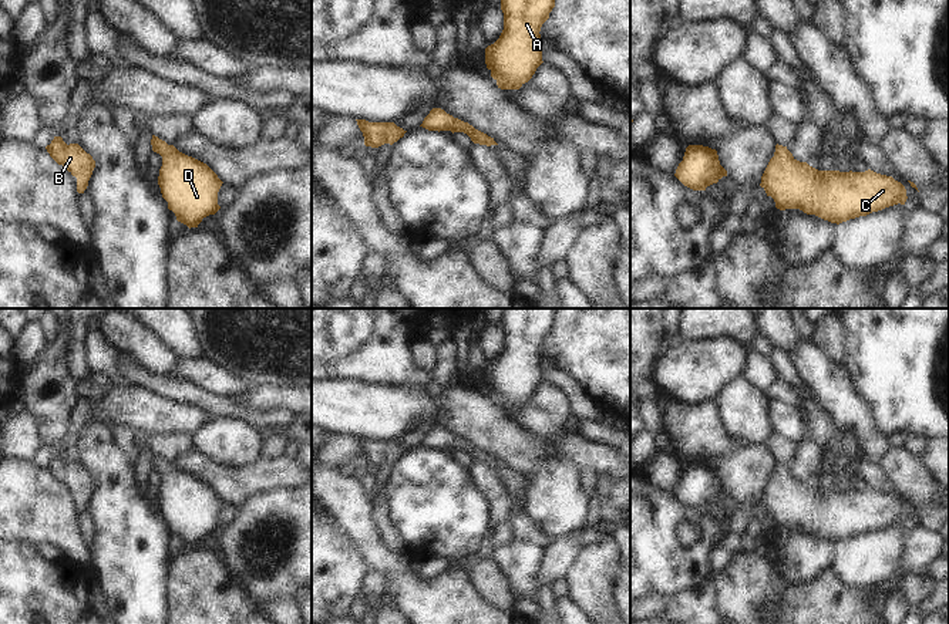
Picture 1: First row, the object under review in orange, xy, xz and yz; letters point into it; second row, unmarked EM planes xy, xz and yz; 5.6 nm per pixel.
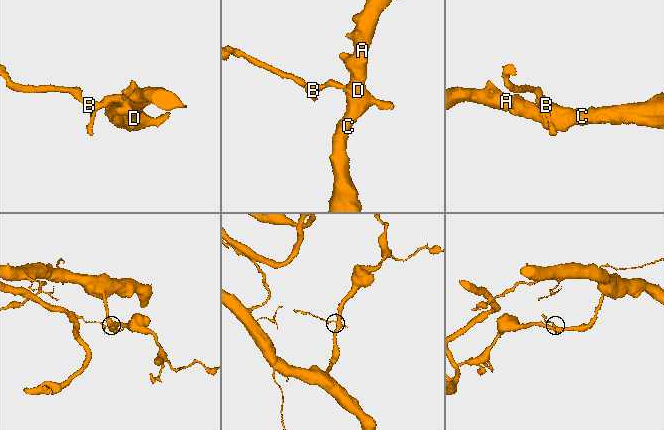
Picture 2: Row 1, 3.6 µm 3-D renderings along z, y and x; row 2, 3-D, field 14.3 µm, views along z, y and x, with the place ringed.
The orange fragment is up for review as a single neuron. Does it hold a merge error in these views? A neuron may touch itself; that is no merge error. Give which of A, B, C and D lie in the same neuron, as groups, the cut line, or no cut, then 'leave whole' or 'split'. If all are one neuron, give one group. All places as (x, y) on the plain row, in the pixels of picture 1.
groups A B C D; cut none; leave whole

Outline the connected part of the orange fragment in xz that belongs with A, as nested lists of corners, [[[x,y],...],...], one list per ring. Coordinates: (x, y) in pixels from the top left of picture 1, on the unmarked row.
[[[504,308],[501,328],[504,331],[504,348],[499,357],[485,367],[485,382],[491,395],[501,408],[519,408],[544,381],[541,364],[541,345],[549,337],[555,326],[558,308]]]

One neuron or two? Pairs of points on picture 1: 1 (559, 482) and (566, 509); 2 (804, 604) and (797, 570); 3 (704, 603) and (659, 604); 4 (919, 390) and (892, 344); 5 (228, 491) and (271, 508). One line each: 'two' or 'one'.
1: one
2: two
3: one
4: one
5: two

